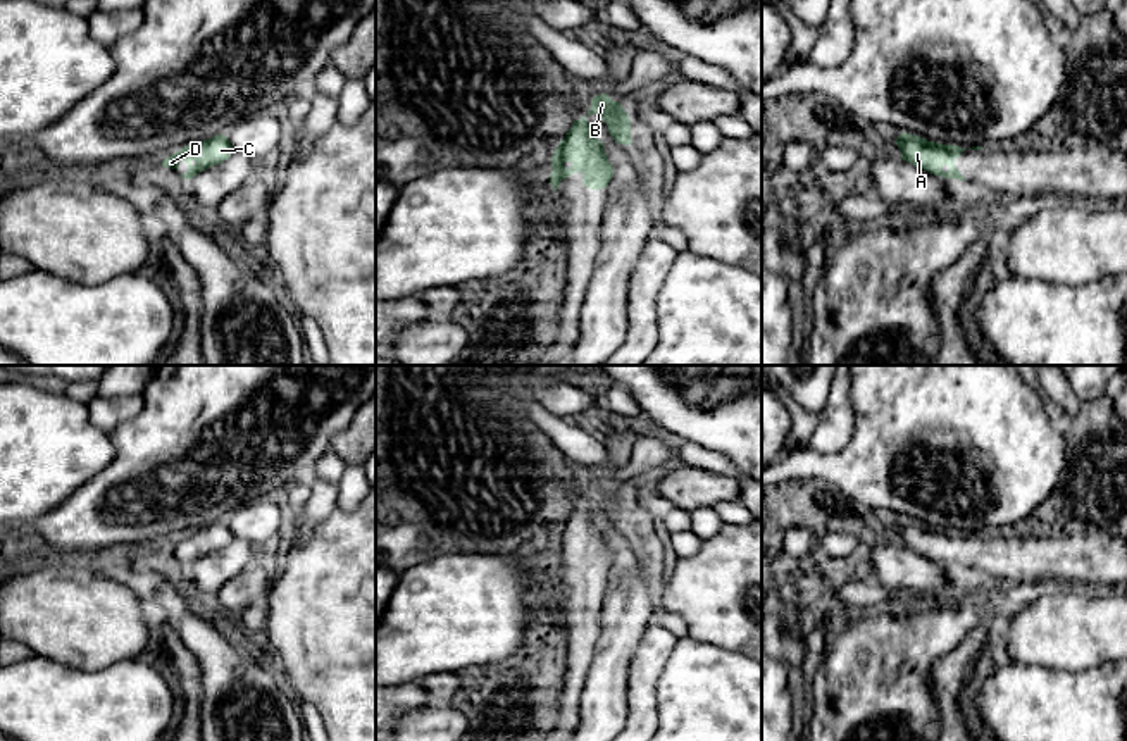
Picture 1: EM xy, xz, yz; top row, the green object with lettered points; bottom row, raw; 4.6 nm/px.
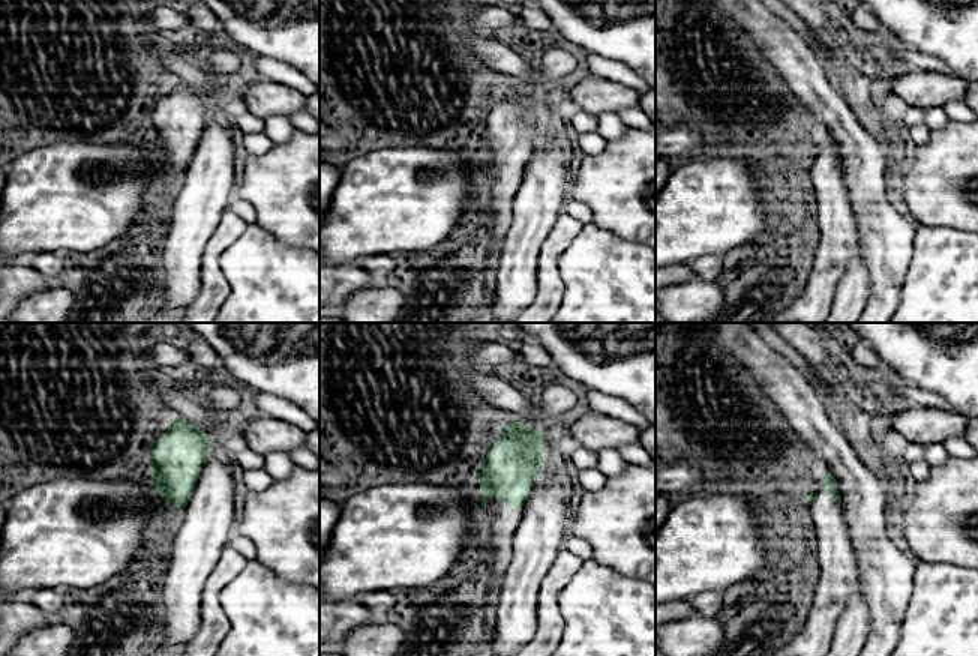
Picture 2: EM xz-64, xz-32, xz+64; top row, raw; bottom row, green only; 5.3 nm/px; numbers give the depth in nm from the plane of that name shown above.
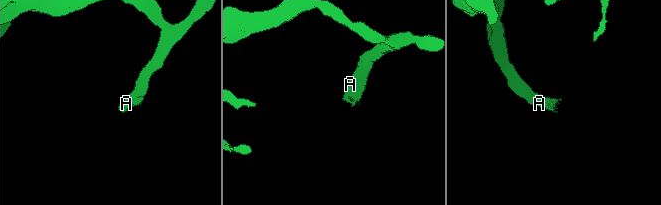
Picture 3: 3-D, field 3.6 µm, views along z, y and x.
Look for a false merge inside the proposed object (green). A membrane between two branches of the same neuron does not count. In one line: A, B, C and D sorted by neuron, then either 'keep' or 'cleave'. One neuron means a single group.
groups A B C D; keep

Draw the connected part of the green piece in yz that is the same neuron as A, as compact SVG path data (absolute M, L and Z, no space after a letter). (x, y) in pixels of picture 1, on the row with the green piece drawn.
M901 133L896 138L896 145L901 152L901 159L915 167L920 167L934 176L965 181L955 167L955 160L967 148L927 141L925 138L908 133Z

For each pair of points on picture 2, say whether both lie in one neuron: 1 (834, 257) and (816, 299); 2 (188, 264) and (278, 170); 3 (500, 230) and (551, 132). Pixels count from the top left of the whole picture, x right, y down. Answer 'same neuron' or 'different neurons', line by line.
1: same neuron
2: different neurons
3: different neurons

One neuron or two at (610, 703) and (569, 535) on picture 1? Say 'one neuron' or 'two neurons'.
two neurons

